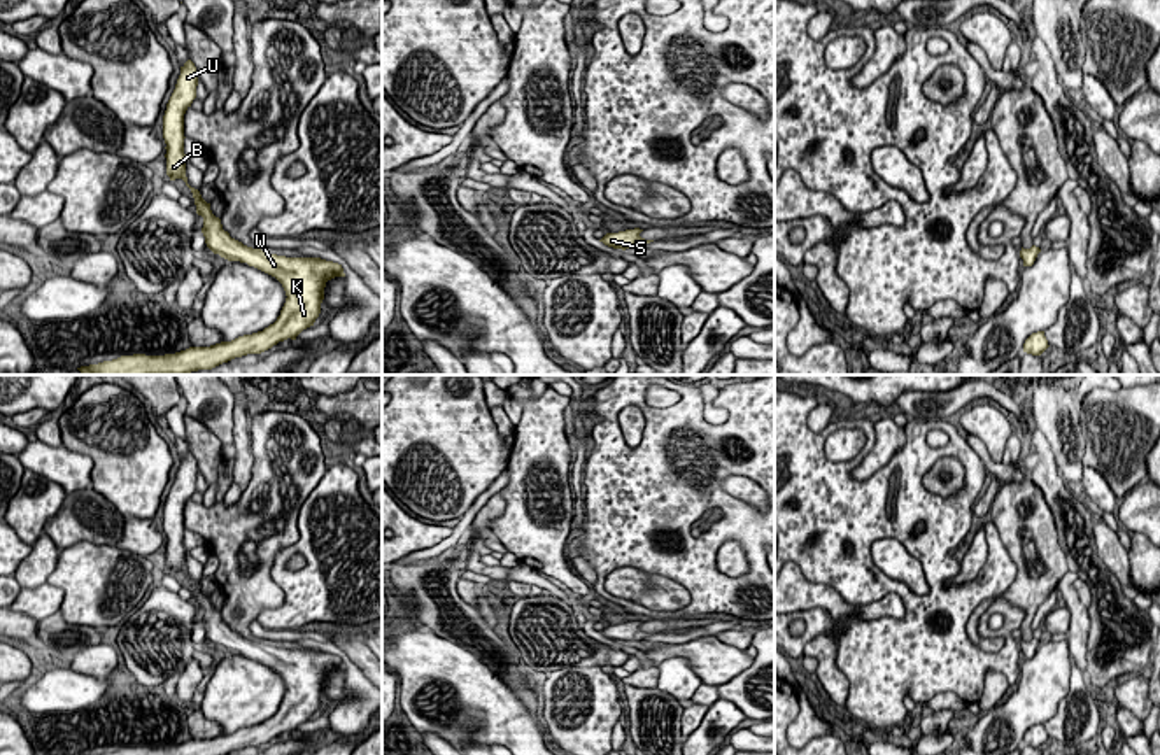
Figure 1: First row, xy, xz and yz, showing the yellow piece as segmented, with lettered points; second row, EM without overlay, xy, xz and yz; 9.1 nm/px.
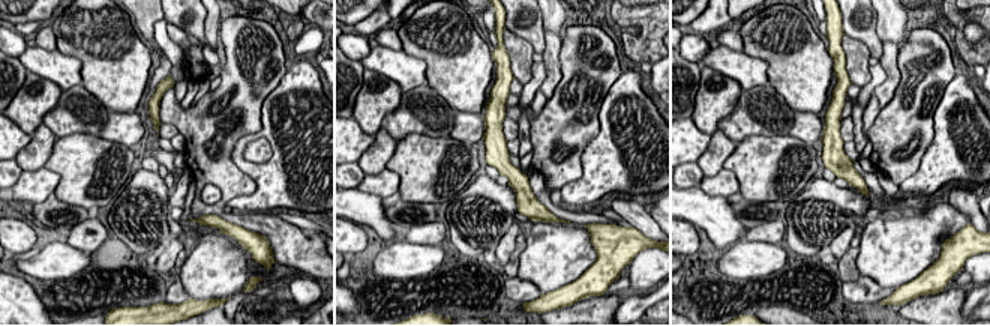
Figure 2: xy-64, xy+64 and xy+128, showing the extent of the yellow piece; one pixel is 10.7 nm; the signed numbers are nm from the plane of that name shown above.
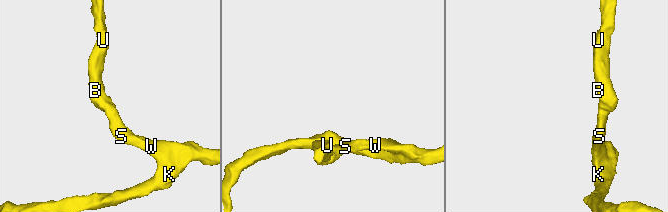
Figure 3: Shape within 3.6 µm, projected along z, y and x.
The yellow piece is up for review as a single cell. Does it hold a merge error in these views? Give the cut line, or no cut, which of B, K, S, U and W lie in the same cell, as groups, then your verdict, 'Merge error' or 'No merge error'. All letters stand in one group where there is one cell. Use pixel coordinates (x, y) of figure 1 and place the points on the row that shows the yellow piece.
No split. Groups: B K S U W. No merge error

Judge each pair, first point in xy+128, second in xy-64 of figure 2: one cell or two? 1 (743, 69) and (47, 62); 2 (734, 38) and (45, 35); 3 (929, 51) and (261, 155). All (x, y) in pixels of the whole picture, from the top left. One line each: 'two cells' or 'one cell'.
1: one cell
2: one cell
3: two cells

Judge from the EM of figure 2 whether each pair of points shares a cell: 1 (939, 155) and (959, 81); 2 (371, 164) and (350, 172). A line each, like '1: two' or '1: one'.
1: one
2: two

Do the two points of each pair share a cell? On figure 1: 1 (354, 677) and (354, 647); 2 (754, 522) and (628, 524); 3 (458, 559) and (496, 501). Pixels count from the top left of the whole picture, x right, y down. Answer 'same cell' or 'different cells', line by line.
1: different cells
2: same cell
3: same cell

